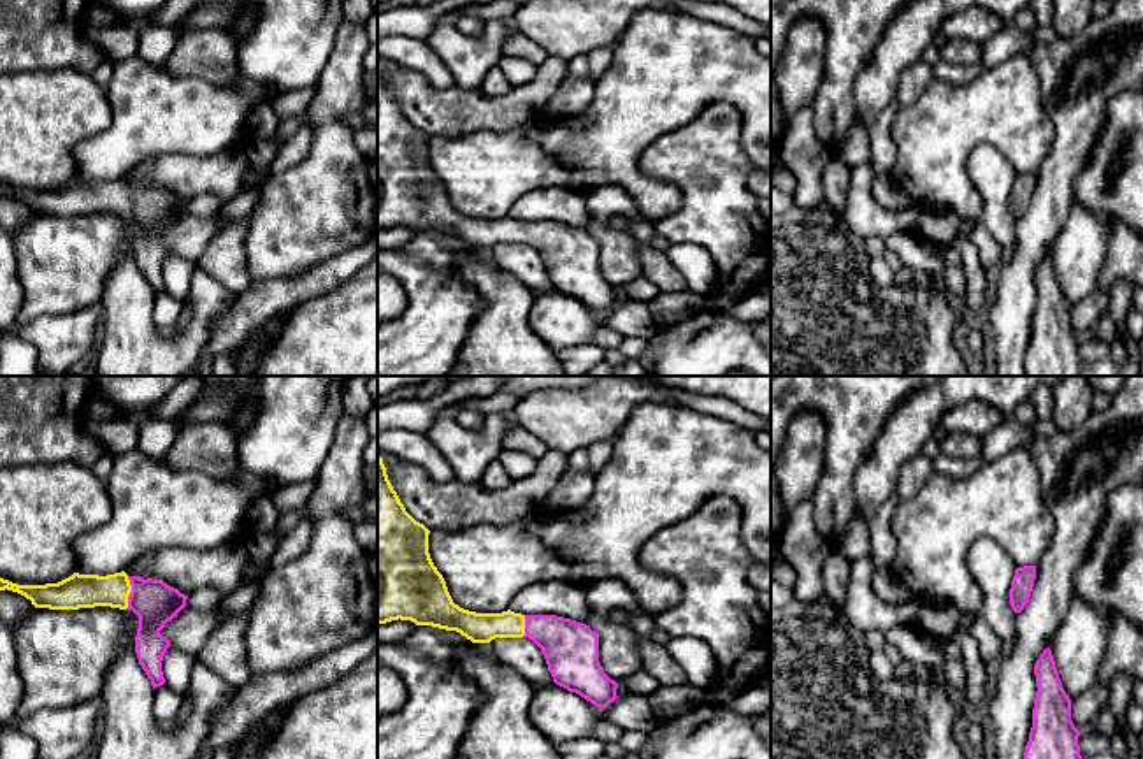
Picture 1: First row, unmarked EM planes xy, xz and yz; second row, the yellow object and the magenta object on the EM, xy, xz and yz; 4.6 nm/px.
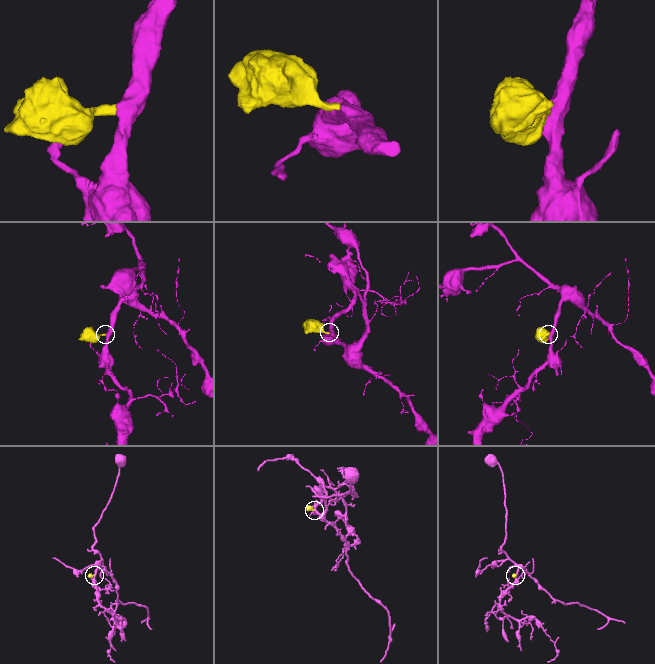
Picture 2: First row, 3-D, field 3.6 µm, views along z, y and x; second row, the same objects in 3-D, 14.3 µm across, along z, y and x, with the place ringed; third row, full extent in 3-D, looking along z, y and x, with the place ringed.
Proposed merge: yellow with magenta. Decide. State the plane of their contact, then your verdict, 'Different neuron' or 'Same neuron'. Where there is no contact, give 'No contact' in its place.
Touches yellow in xy. Same neuron

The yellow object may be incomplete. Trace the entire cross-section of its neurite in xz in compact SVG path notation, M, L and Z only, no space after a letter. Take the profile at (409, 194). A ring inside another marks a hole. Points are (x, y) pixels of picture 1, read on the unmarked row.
M377 60L377 230L411 227L456 237L472 249L525 242L541 255L557 292L597 314L618 304L618 290L599 269L599 239L557 221L521 221L511 216L476 220L460 214L430 165L428 141L406 118Z

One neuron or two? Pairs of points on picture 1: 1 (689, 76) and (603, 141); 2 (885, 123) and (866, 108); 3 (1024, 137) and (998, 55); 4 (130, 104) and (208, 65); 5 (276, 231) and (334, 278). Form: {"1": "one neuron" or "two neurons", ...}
{"1": "one neuron", "2": "two neurons", "3": "two neurons", "4": "two neurons", "5": "two neurons"}

